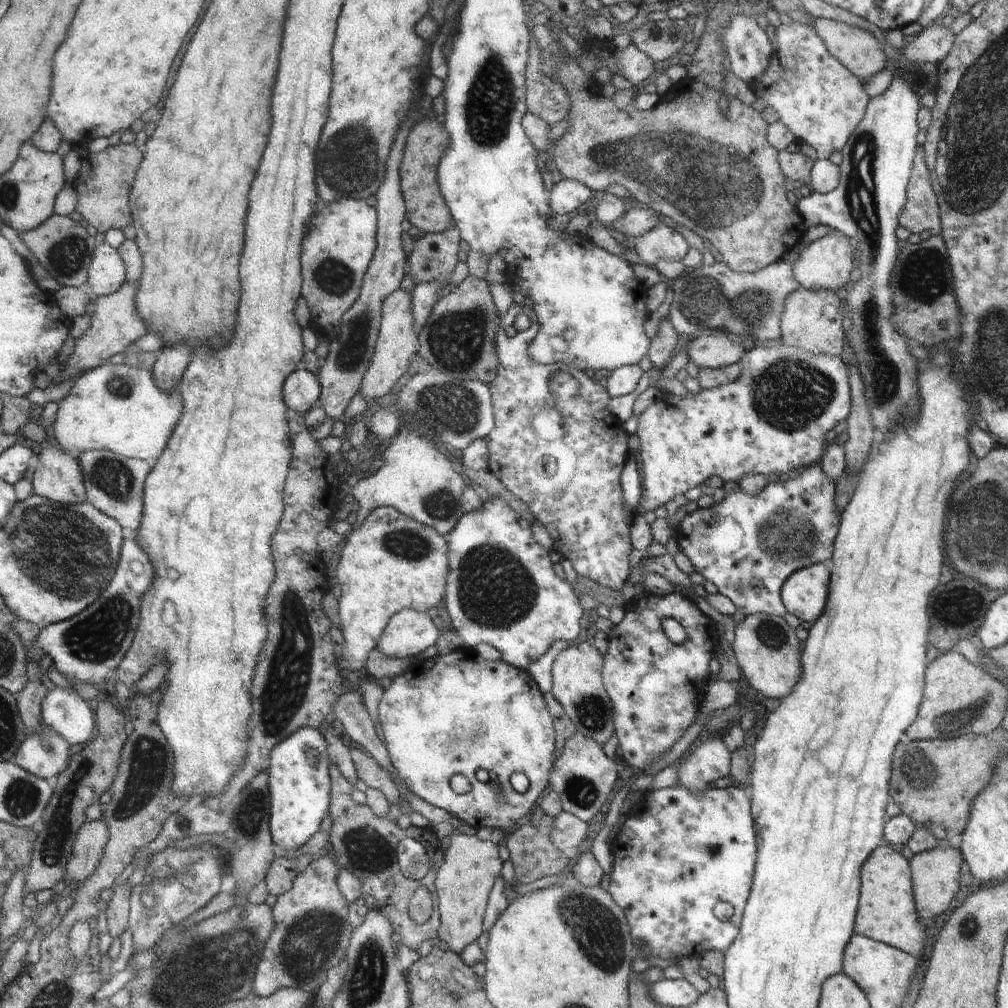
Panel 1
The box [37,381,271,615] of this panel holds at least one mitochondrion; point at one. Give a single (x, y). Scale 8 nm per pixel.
(114, 479)

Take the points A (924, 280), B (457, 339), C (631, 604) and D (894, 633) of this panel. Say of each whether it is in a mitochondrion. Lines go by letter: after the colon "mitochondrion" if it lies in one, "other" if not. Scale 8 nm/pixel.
A: mitochondrion
B: mitochondrion
C: other
D: other

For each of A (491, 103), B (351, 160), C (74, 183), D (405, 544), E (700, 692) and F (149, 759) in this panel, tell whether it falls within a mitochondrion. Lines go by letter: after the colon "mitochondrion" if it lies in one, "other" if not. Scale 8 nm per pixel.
A: mitochondrion
B: mitochondrion
C: other
D: mitochondrion
E: other
F: mitochondrion

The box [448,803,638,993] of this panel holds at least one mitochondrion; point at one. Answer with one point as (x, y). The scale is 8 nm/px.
(598, 933)

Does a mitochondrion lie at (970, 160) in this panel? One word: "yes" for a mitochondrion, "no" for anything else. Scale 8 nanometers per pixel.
yes

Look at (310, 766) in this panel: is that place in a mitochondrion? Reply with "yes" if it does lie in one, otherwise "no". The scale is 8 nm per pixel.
no

